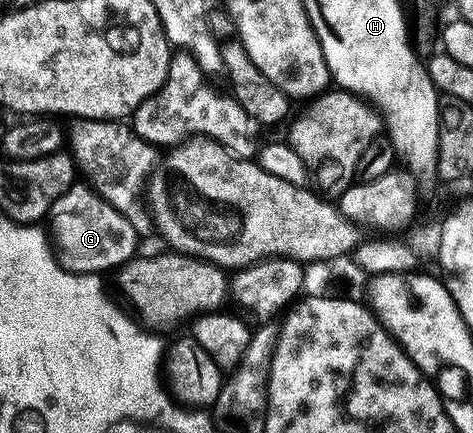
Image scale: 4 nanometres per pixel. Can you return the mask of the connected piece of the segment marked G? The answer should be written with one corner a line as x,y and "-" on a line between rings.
72,185
57,201
53,201
49,212
51,219
51,229
49,227
49,239
57,252
57,258
68,271
77,271
84,275
99,275
103,271
114,272
123,266
130,259
136,258
137,251
135,246
139,247
141,243
140,236
136,235
131,222
122,215
109,201
105,201
93,190
90,185

